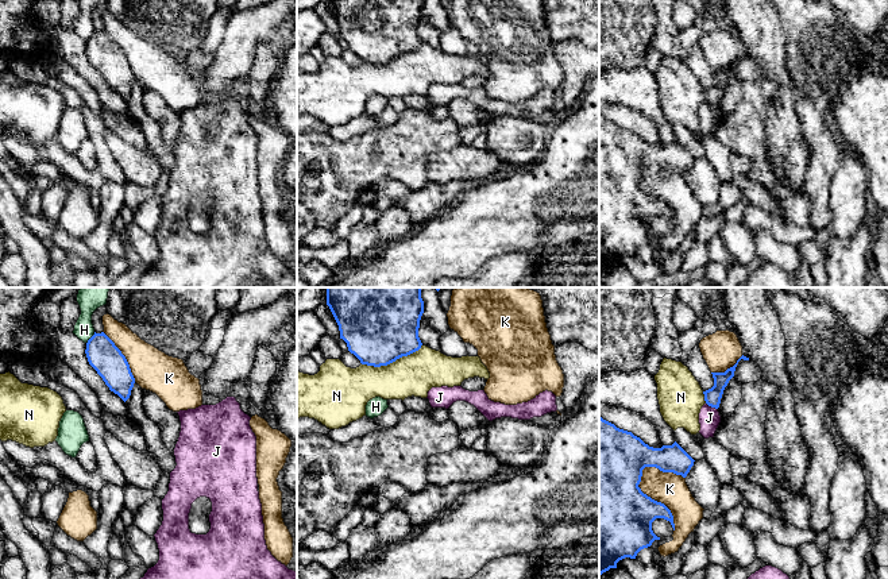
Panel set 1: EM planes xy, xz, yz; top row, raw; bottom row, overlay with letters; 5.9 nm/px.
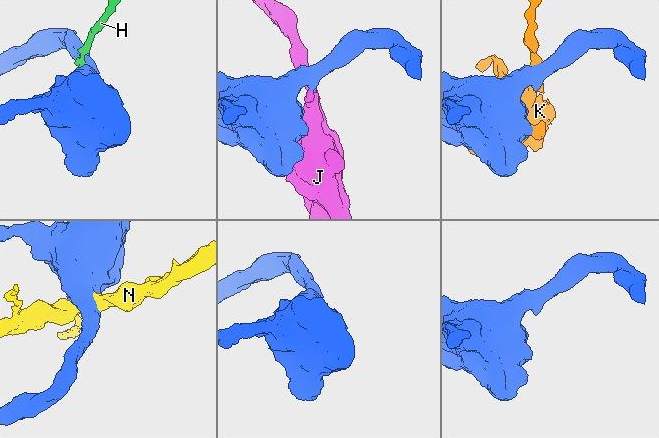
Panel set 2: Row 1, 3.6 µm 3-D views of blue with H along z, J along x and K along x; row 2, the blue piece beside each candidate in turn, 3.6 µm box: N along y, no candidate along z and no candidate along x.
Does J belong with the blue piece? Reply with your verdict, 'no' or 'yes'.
no

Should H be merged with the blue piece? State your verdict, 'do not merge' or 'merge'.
do not merge

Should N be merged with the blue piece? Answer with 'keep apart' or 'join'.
keep apart

